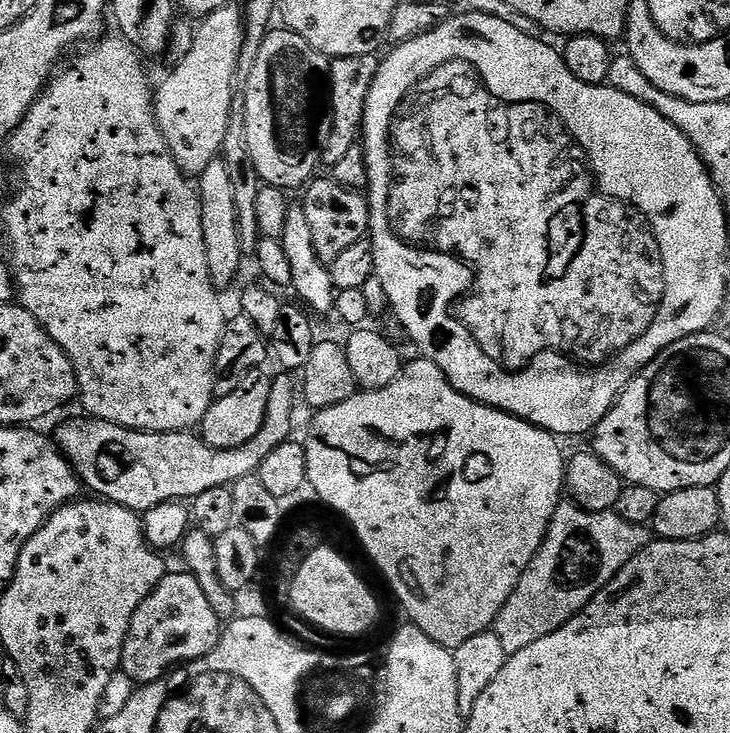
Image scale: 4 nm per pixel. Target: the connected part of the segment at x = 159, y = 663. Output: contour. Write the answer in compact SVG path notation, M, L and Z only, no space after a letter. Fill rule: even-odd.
M179 571L173 576L165 575L163 582L140 603L130 622L120 667L137 686L153 684L169 670L189 660L202 659L220 641L222 621L206 602L202 586L187 571Z

